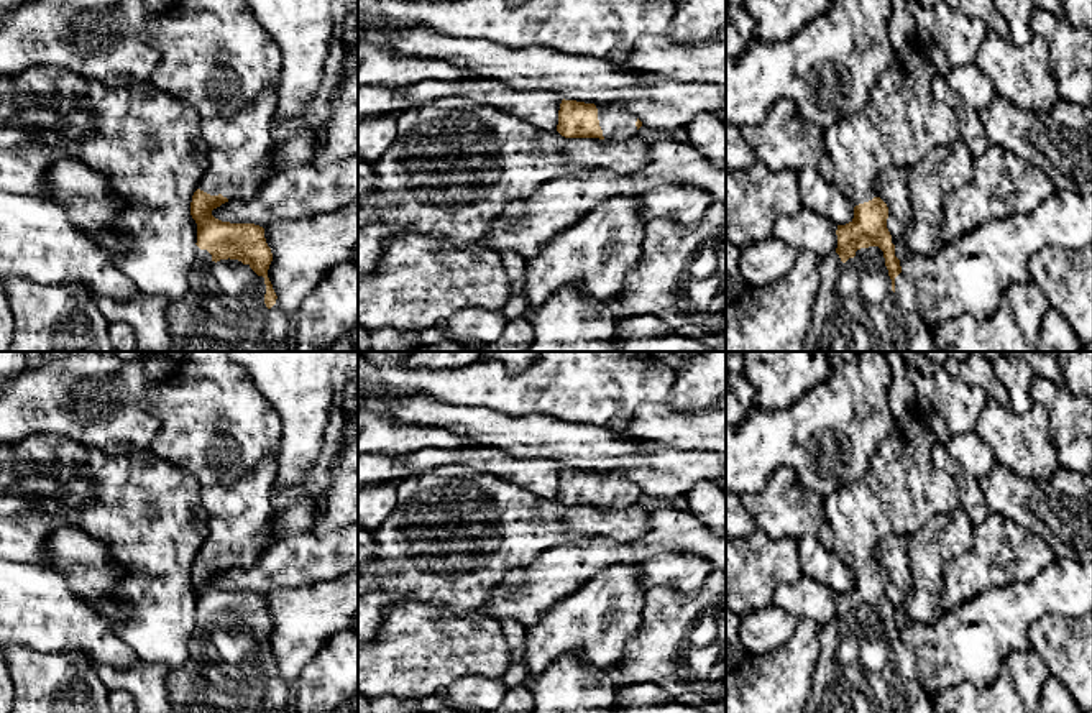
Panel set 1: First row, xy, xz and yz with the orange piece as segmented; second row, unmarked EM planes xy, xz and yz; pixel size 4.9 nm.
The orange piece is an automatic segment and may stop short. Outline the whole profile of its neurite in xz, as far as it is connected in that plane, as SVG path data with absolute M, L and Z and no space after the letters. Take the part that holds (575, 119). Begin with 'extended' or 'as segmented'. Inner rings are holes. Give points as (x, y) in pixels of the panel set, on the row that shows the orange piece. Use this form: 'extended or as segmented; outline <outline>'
extended; outline M562 100L557 131L565 138L631 138L642 122L617 105Z

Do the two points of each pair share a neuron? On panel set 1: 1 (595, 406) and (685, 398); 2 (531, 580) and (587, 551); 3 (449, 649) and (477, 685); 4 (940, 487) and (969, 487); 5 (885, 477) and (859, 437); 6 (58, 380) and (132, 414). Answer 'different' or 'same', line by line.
1: different
2: same
3: different
4: different
5: different
6: same

